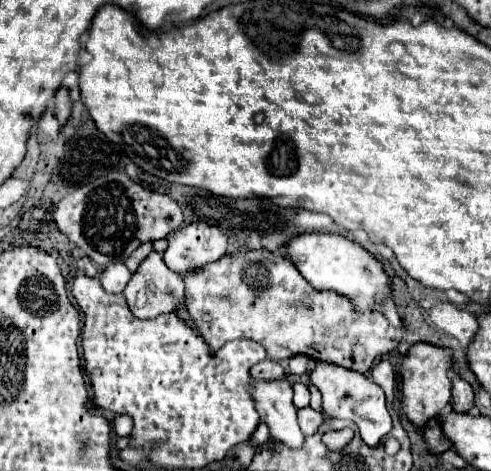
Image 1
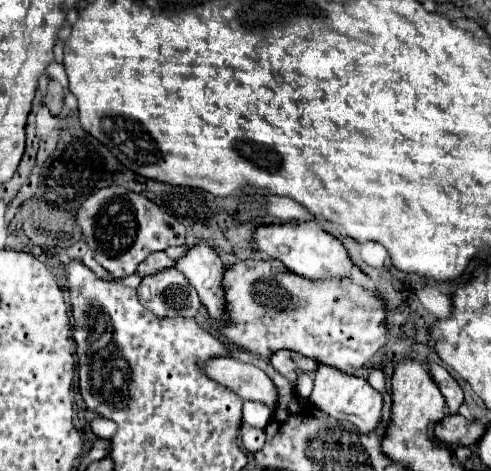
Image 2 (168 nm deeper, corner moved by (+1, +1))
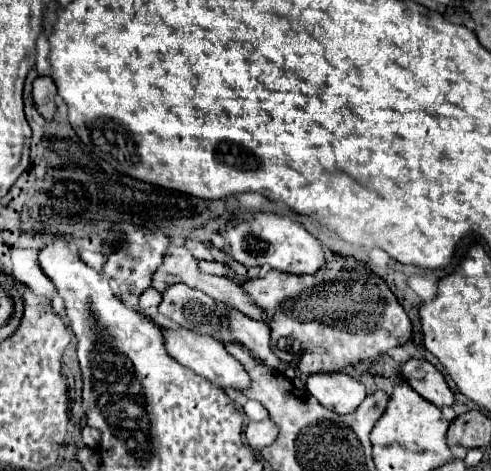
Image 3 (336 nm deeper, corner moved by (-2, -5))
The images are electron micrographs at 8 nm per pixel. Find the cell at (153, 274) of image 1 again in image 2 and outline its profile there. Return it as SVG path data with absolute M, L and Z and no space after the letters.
M174 268L146 276L138 288L138 300L160 318L194 318L202 306L198 292L190 286L184 274Z

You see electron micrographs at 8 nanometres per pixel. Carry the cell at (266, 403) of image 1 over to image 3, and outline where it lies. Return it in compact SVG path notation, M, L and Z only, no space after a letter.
M165 328L165 334L167 334L167 352L177 360L181 362L185 368L193 370L195 374L207 378L209 382L213 382L215 386L227 390L227 388L233 388L233 390L247 390L251 386L251 376L247 374L247 370L243 366L239 366L239 362L225 350L225 346L211 338L211 336L203 336L203 334L197 334L193 330L173 330L173 328Z

